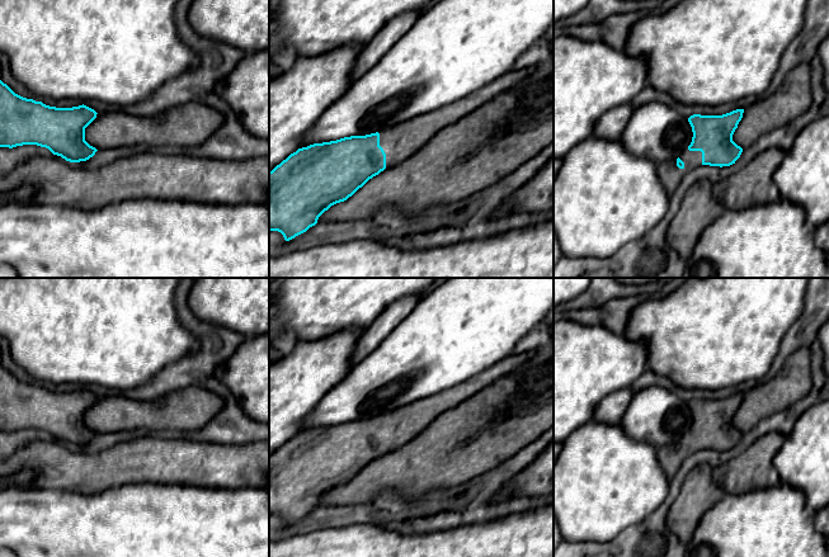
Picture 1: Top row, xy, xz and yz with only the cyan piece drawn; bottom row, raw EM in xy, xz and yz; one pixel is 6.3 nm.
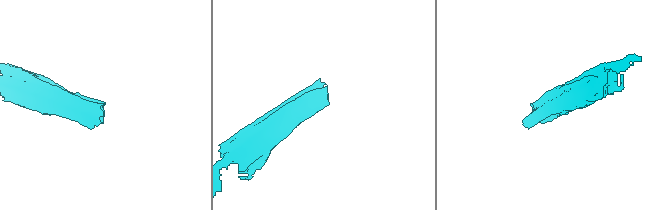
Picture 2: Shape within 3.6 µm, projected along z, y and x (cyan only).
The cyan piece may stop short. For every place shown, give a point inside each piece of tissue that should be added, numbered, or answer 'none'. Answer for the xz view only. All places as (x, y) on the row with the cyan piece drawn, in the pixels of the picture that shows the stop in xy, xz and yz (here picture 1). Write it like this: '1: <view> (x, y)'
1: xz (399, 142)

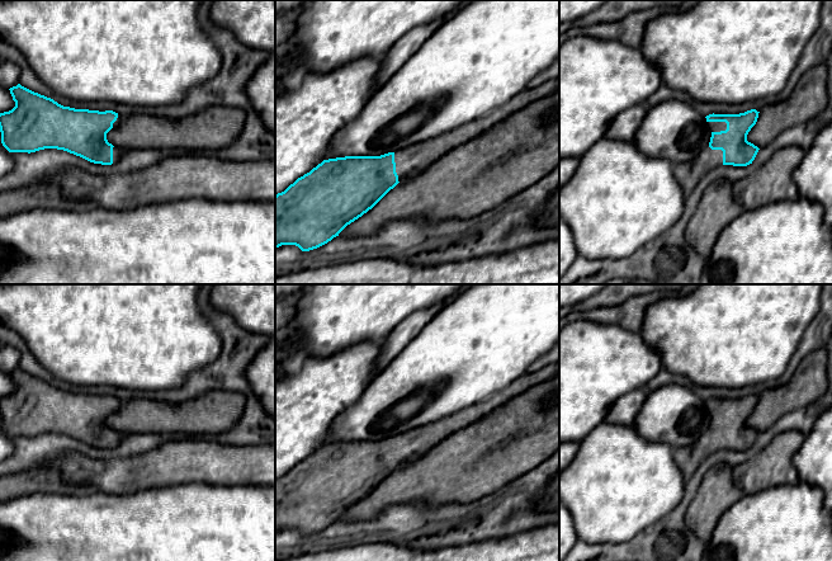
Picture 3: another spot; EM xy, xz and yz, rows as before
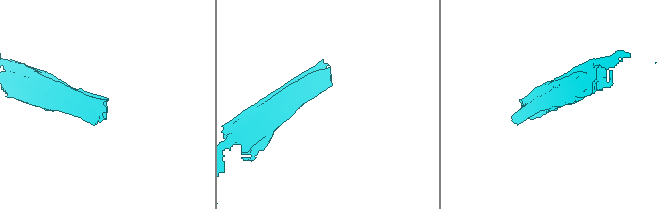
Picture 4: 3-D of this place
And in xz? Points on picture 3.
1: xz (410, 161)

